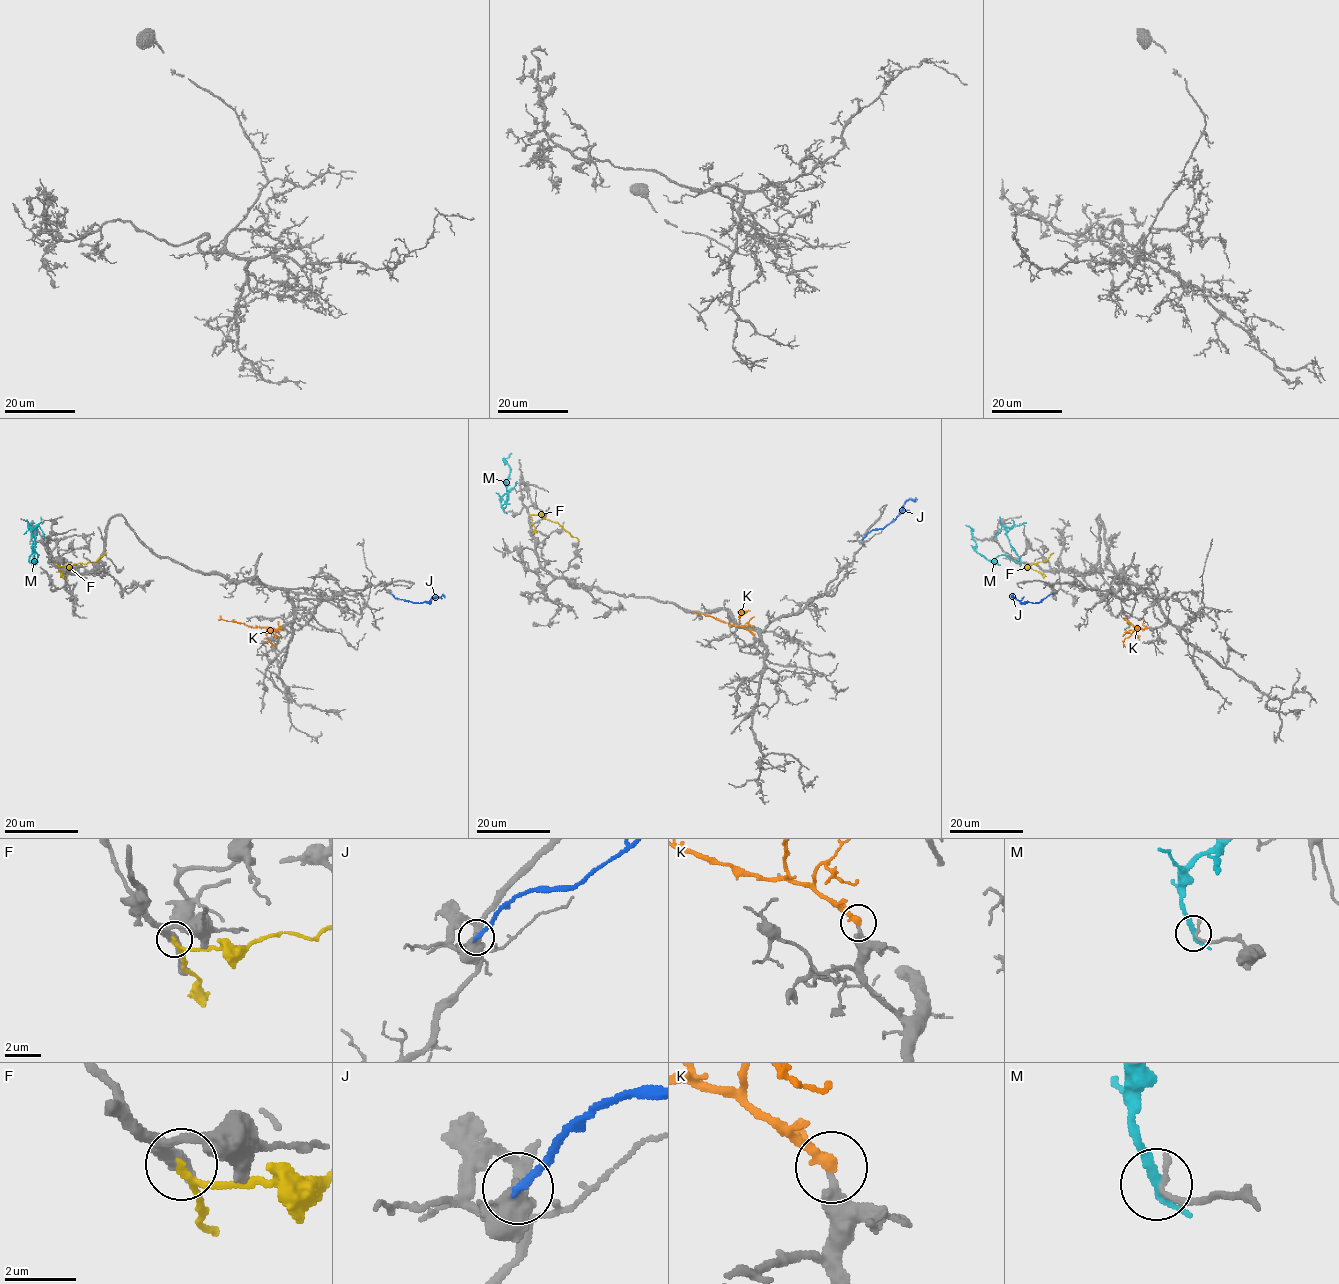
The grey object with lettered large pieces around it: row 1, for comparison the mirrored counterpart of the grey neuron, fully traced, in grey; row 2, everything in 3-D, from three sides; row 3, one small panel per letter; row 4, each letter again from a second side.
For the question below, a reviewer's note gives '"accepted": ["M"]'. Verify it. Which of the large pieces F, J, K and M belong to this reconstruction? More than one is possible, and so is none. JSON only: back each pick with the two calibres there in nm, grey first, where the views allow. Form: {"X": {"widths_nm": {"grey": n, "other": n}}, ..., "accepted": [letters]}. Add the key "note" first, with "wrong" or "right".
{"note": "wrong", "K": {"widths_nm": {"grey": 400, "other": 240}}, "accepted": ["K"]}

